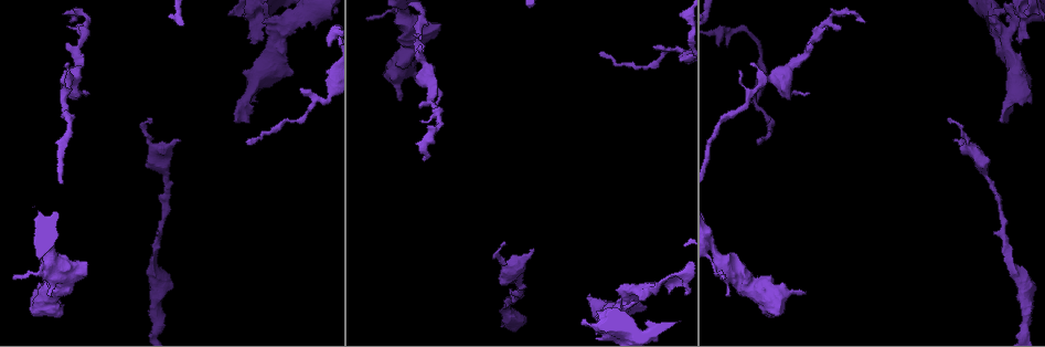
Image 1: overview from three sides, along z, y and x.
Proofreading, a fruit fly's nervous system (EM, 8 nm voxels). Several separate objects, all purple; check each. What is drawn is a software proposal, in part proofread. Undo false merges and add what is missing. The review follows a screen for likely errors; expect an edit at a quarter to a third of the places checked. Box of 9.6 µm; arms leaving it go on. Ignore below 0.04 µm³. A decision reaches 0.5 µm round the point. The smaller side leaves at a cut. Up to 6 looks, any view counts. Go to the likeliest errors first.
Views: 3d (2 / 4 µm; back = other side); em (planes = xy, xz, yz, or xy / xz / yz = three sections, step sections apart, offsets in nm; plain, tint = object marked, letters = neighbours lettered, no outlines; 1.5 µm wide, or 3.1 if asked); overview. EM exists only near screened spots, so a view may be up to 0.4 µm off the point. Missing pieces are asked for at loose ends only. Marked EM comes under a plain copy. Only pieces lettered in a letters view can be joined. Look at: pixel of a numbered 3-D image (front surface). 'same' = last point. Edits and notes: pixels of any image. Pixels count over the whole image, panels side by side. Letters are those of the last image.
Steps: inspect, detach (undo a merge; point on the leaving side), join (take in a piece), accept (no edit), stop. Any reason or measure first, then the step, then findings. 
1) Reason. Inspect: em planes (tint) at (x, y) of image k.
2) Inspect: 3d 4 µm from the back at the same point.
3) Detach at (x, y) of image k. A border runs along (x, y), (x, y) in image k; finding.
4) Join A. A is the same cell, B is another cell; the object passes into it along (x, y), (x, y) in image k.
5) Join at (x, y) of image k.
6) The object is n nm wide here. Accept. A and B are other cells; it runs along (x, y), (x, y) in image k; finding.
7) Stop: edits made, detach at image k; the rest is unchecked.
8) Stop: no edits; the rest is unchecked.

Thin neck. Inspect: 3d 4 µm at (1002, 35) of image 1.

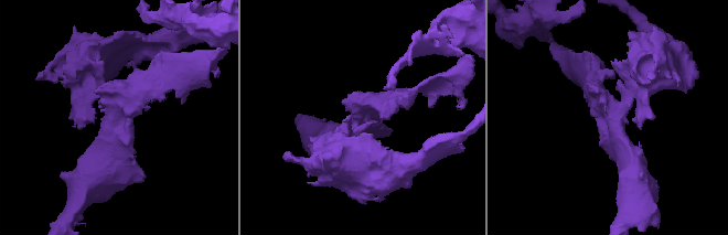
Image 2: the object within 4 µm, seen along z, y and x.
Now the EM. Inspect: em planes (tint) at (361, 118) of image 2.

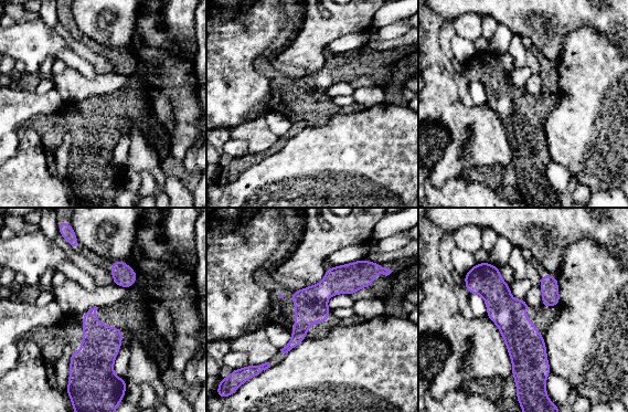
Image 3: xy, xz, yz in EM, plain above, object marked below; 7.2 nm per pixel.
What lies round it. Inspect: em planes (letters) at the same point.

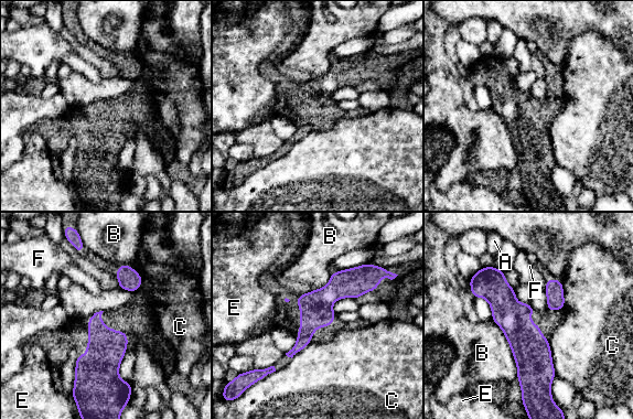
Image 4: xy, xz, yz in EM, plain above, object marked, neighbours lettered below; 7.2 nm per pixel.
The object is 180 nm wide here. Accept. A, B, C, E and F are other cells; one cell here.

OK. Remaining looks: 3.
Tapers out. Inspect: em xy step 8 (letters) at (826, 25) of image 1.

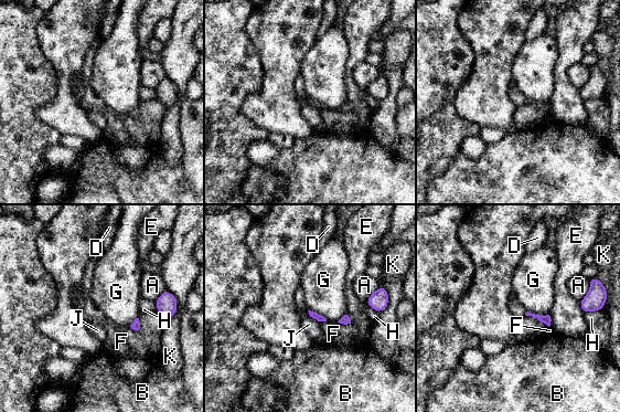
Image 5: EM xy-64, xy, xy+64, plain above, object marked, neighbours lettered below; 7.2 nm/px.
Accept. A, B, D, E, F, G, H, J and K are other cells; a border runs along (527, 310), (534, 314), (548, 315) in image 5; none of them fits.

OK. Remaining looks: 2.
Branch point. Inspect: 3d 4 µm at (423, 80) of image 1.

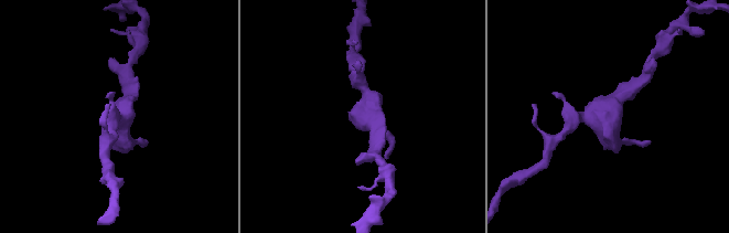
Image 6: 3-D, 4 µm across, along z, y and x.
Inspect: em planes (letters) at (365, 114) of image 6.

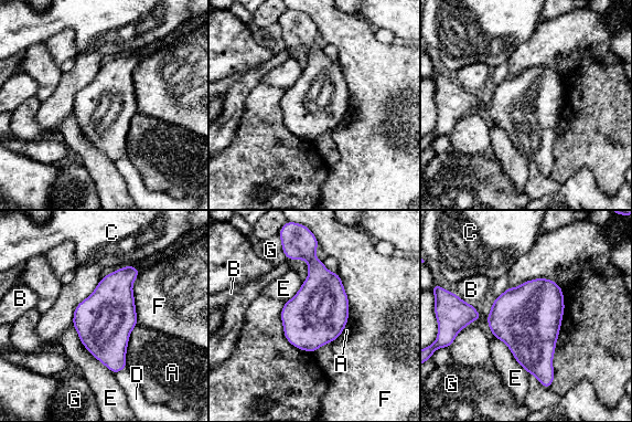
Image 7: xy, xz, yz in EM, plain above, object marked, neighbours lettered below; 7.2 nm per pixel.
Accept. A, B, C, D, E, F and G are other cells; a border runs along (140, 271), (132, 285), (137, 324) in image 7; one cell here.

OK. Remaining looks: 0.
Stop: no edits; the rest is unchecked.

